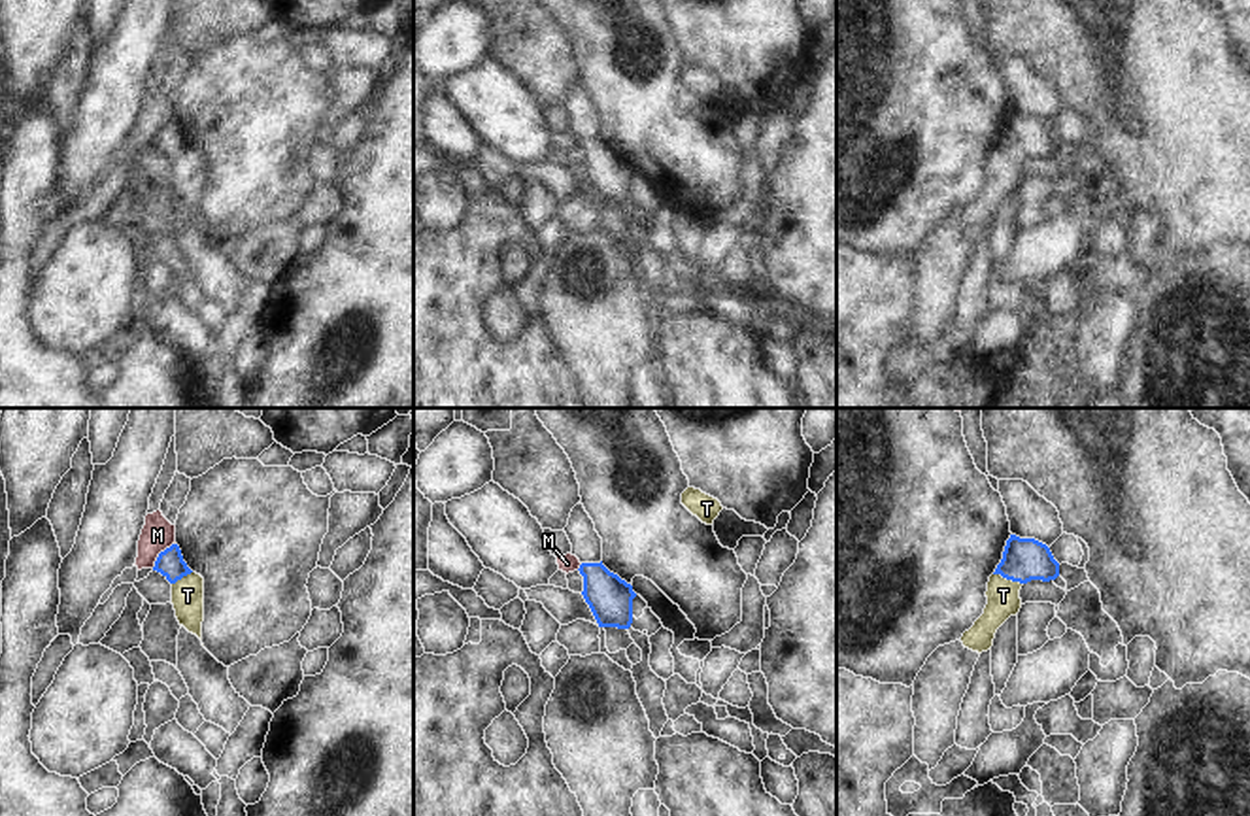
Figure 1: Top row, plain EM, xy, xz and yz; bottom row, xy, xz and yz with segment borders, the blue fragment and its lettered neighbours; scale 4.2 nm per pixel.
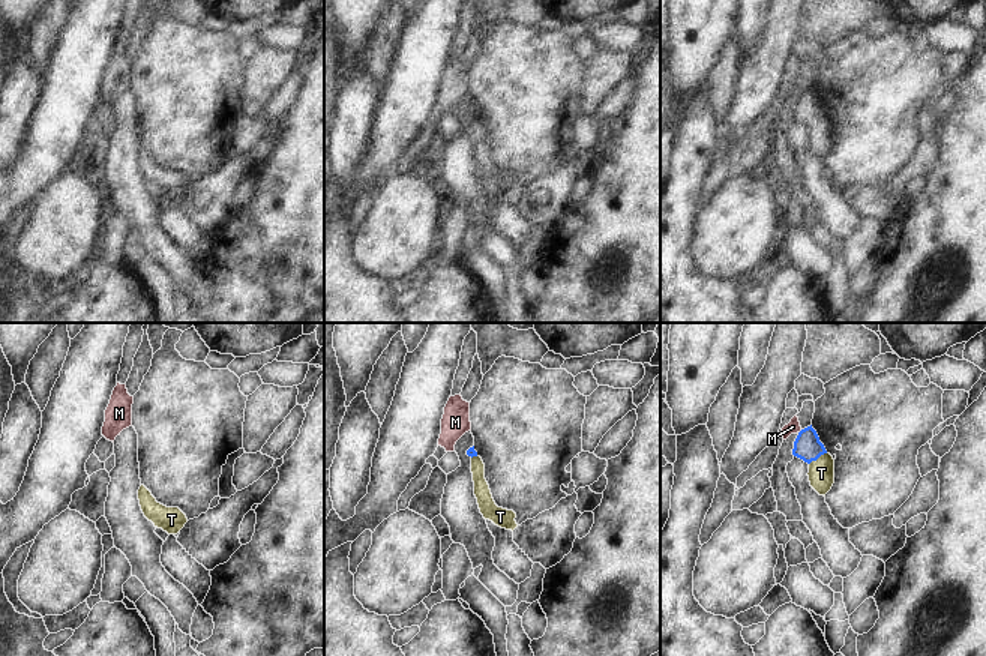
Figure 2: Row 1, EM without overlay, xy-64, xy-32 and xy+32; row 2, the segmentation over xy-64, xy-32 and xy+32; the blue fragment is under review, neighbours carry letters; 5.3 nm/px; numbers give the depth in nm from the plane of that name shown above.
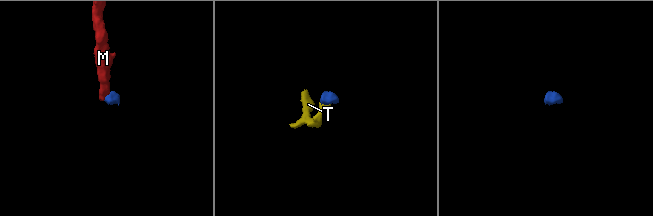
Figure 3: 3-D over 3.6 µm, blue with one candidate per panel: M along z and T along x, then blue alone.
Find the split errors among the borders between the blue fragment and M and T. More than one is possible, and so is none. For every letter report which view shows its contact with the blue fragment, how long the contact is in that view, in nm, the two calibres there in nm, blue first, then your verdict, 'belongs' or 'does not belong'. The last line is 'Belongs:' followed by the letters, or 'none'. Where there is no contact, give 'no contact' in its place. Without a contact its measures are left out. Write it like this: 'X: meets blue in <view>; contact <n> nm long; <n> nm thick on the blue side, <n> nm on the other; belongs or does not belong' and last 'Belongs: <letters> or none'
M: meets blue in xy; contact 150 nm long; 120 nm thick on the blue side, 140 nm on the other; does not belong
T: meets blue in yz; contact 140 nm long; 190 nm thick on the blue side, 140 nm on the other; belongs
Belongs: T

